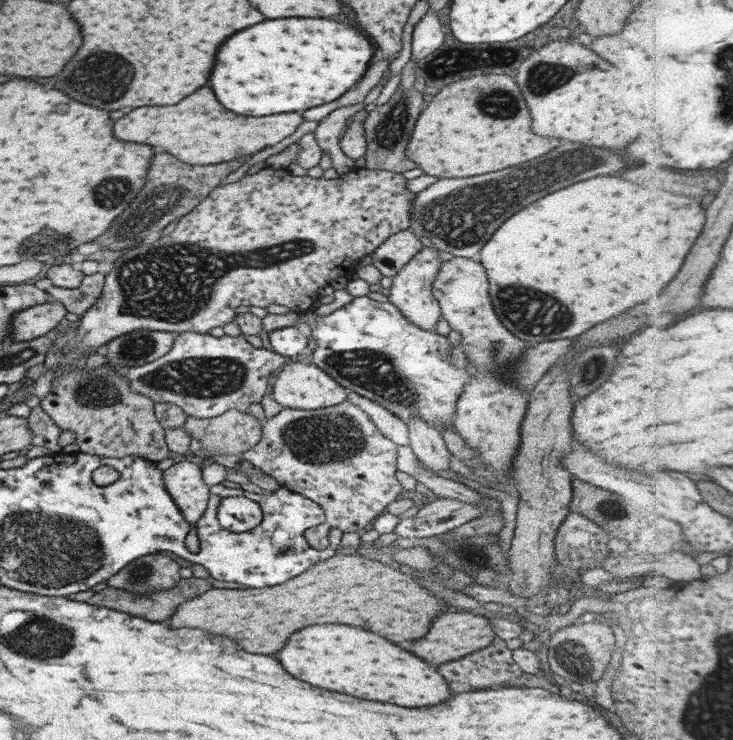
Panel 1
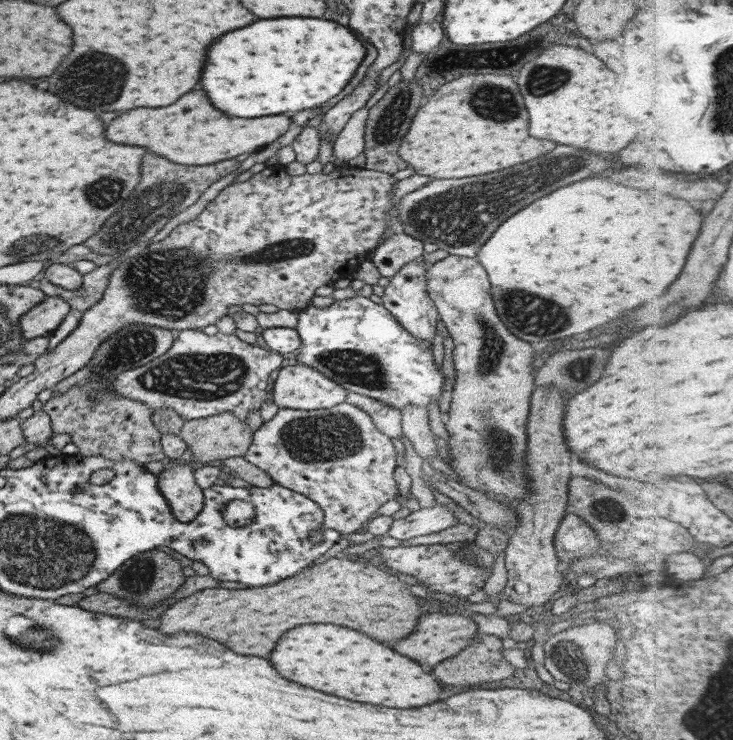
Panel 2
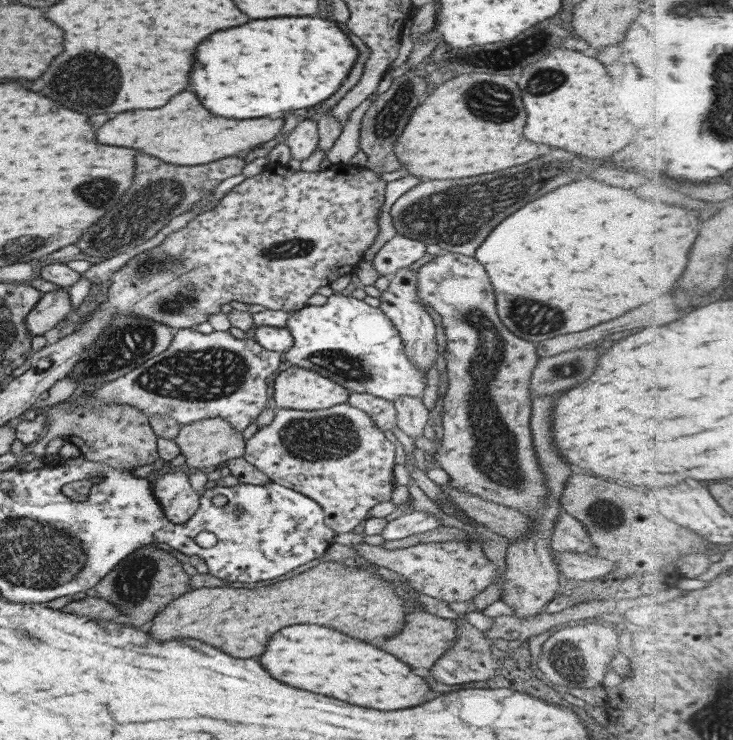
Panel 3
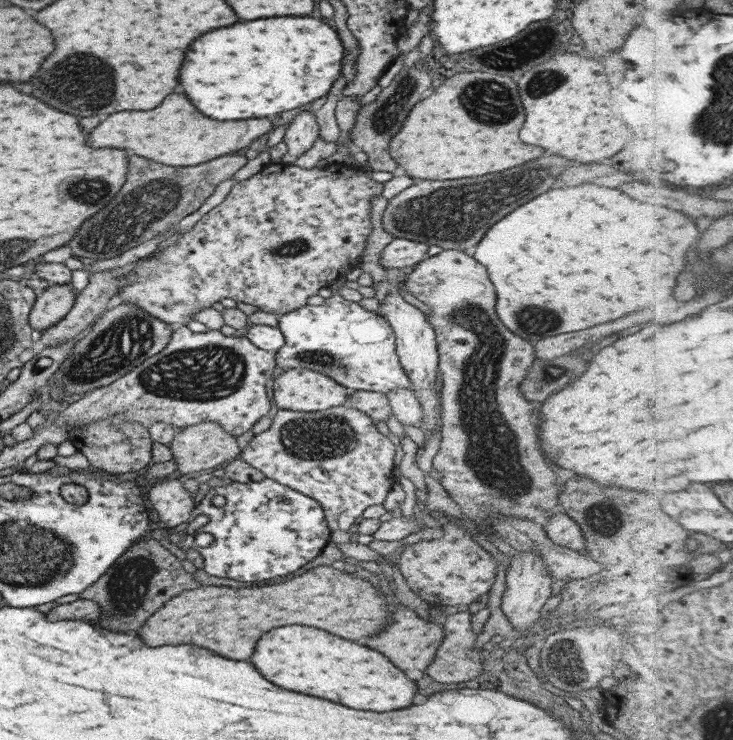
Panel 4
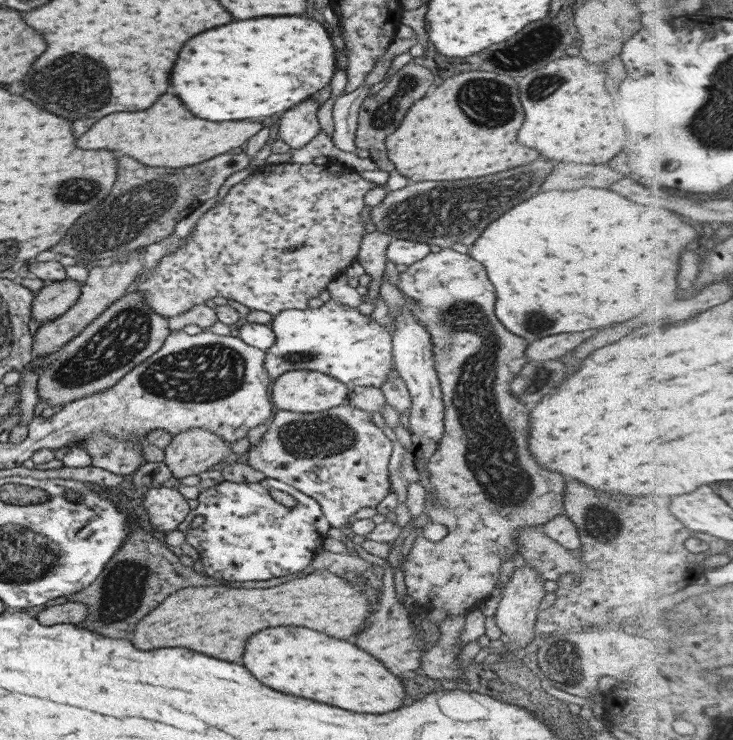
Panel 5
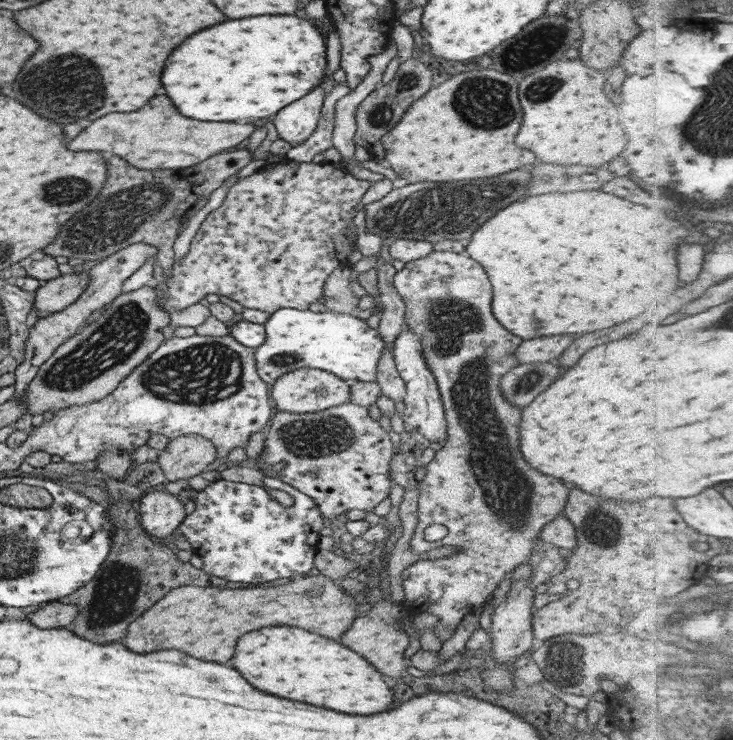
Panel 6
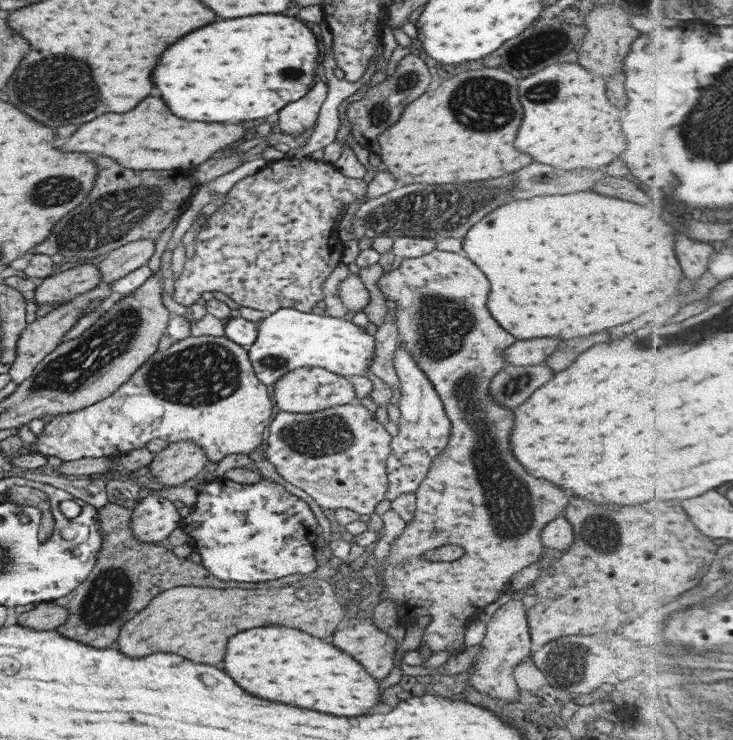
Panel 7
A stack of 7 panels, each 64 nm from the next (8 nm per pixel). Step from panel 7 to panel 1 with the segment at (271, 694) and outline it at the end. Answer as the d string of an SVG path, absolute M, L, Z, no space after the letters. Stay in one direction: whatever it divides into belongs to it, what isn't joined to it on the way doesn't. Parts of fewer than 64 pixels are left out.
M320 624L298 630L278 654L282 666L296 678L320 688L366 700L392 702L408 708L434 706L450 698L450 684L422 658L402 650L380 634L346 624Z

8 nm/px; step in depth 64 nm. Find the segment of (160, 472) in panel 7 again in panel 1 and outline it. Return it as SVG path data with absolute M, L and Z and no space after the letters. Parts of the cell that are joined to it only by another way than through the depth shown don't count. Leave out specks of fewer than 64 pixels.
M238 409L227 410L224 414L216 416L216 418L187 416L184 424L186 431L192 435L192 439L198 439L201 442L200 456L207 459L213 458L215 453L242 455L250 447L258 444L260 434L262 433L262 426L264 426L264 422L260 422L256 416Z

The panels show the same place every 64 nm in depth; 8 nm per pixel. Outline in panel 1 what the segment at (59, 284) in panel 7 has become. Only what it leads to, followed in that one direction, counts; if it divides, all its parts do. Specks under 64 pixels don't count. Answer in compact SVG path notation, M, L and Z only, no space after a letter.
M51 298L46 303L31 306L18 313L12 315L12 340L15 342L24 342L38 338L39 336L48 334L52 329L56 329L62 324L64 318L68 314L64 304L60 304L60 301Z

